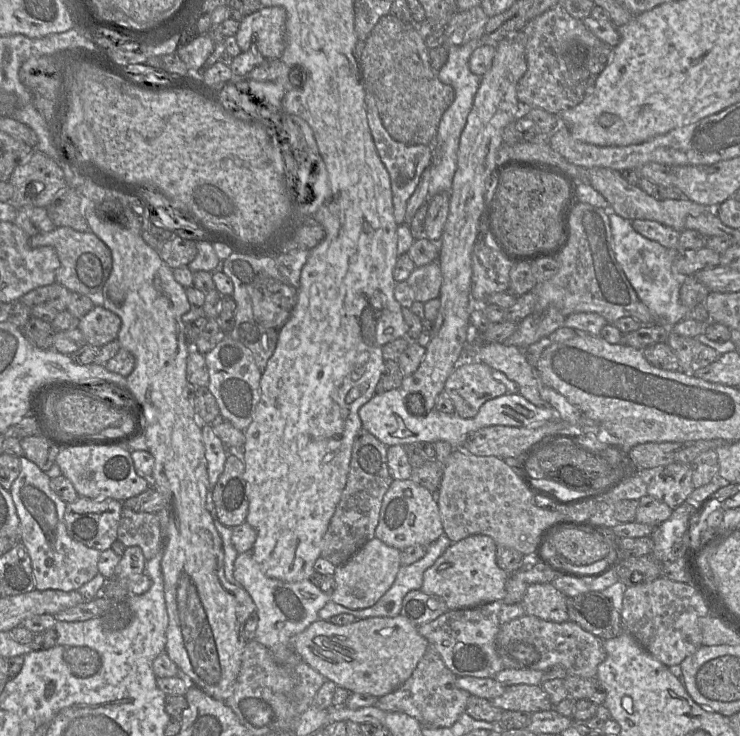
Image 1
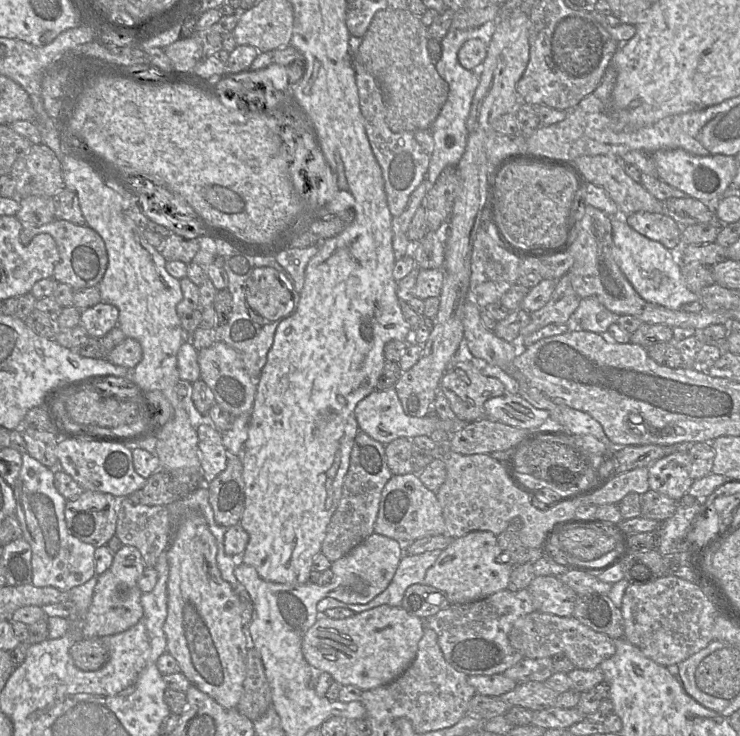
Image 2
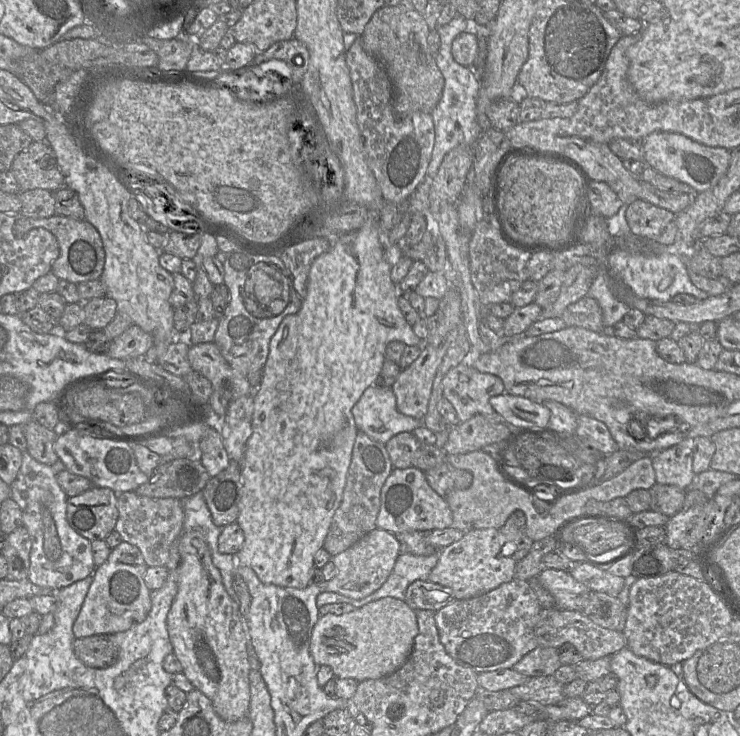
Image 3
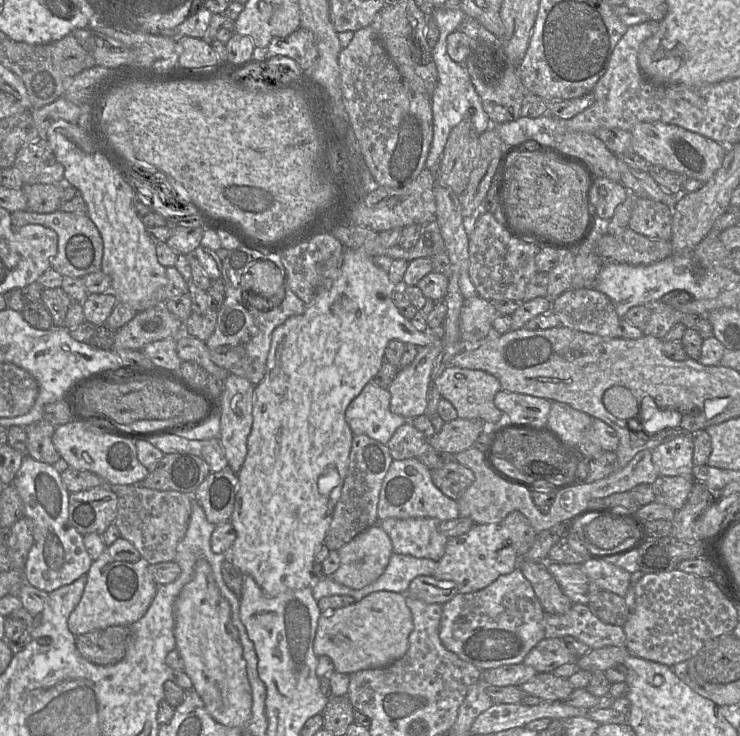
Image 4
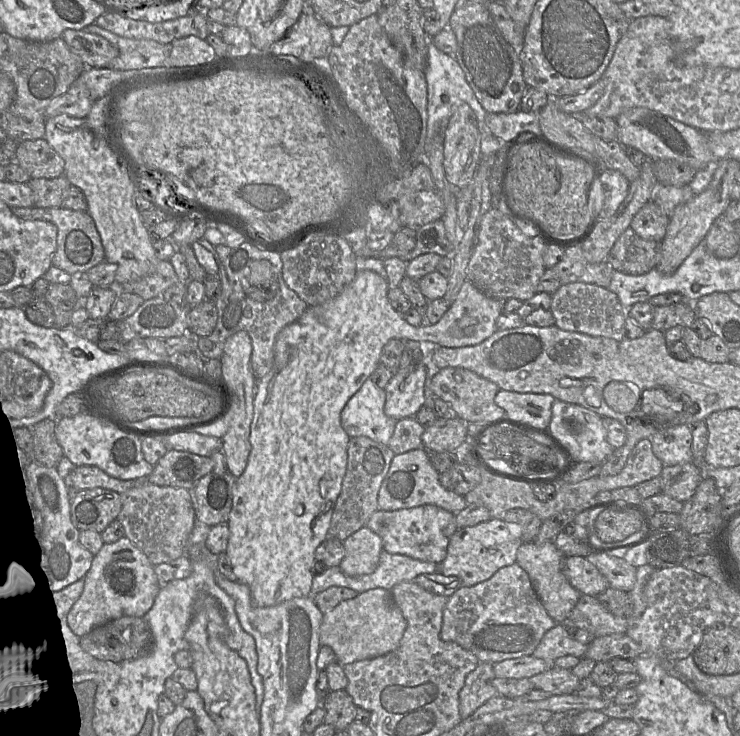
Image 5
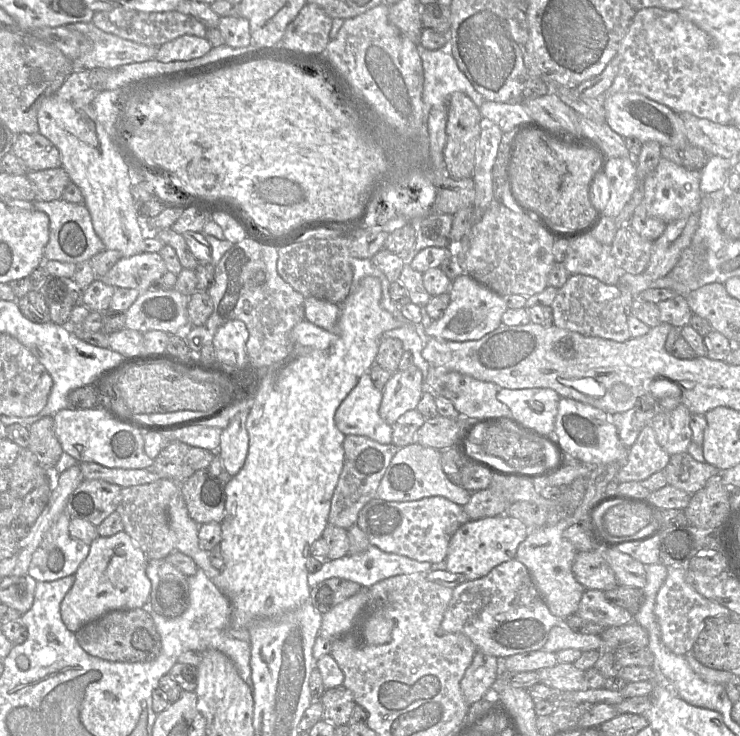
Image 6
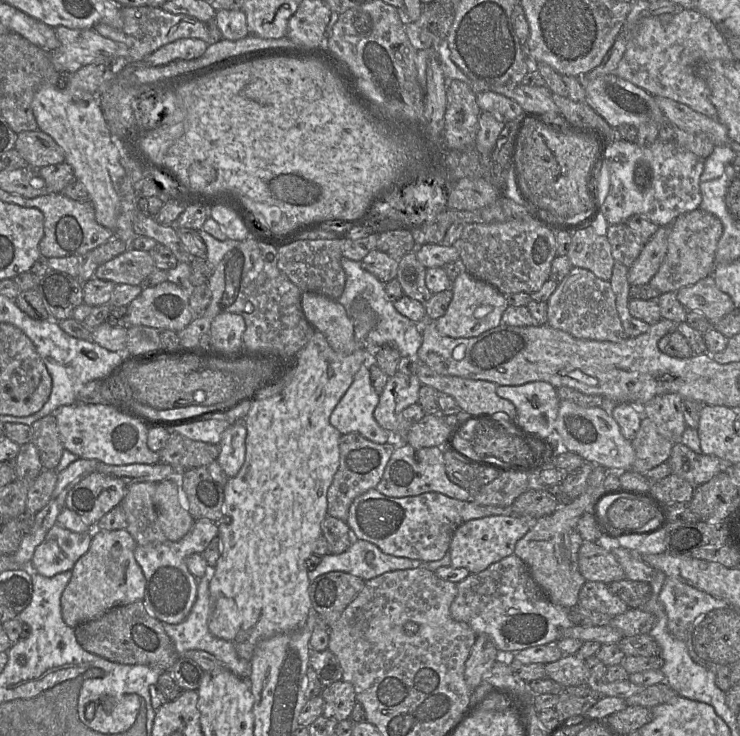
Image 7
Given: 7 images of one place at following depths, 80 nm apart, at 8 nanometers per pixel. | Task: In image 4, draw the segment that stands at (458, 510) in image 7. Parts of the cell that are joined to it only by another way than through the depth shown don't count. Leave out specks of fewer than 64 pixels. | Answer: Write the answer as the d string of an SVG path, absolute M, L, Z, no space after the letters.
M388 518L377 523L390 537L393 552L427 558L438 562L445 553L449 538L439 531L440 522L433 518Z

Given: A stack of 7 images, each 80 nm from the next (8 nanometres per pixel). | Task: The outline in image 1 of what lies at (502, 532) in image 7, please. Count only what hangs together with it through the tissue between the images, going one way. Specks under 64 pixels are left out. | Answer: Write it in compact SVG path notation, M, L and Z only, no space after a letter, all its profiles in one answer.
M471 535L451 545L423 574L421 590L442 598L448 610L477 607L506 595L508 573L496 562L497 545L486 535Z

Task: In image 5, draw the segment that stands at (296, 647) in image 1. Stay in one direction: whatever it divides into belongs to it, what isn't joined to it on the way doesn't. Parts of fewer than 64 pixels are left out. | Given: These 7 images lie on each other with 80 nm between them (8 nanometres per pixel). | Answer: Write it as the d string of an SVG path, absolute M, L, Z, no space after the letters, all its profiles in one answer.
M374 588L358 593L356 597L342 601L332 610L323 613L319 643L320 646L329 646L334 651L337 662L340 665L346 665L360 660L383 656L395 650L400 644L406 626L407 622L394 602L391 591L383 588Z

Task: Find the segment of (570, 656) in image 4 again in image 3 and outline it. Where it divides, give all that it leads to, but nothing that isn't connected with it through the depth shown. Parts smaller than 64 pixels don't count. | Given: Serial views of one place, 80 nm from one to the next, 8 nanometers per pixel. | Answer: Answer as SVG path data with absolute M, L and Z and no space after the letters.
M537 646L512 668L532 678L551 676L561 665L558 648Z

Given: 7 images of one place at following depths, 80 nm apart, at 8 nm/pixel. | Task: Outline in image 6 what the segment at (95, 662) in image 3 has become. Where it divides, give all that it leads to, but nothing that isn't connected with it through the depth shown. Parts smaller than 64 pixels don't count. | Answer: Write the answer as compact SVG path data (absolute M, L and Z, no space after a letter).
M144 608L106 613L77 632L76 640L88 654L110 662L151 662L161 653L162 642L151 615Z

